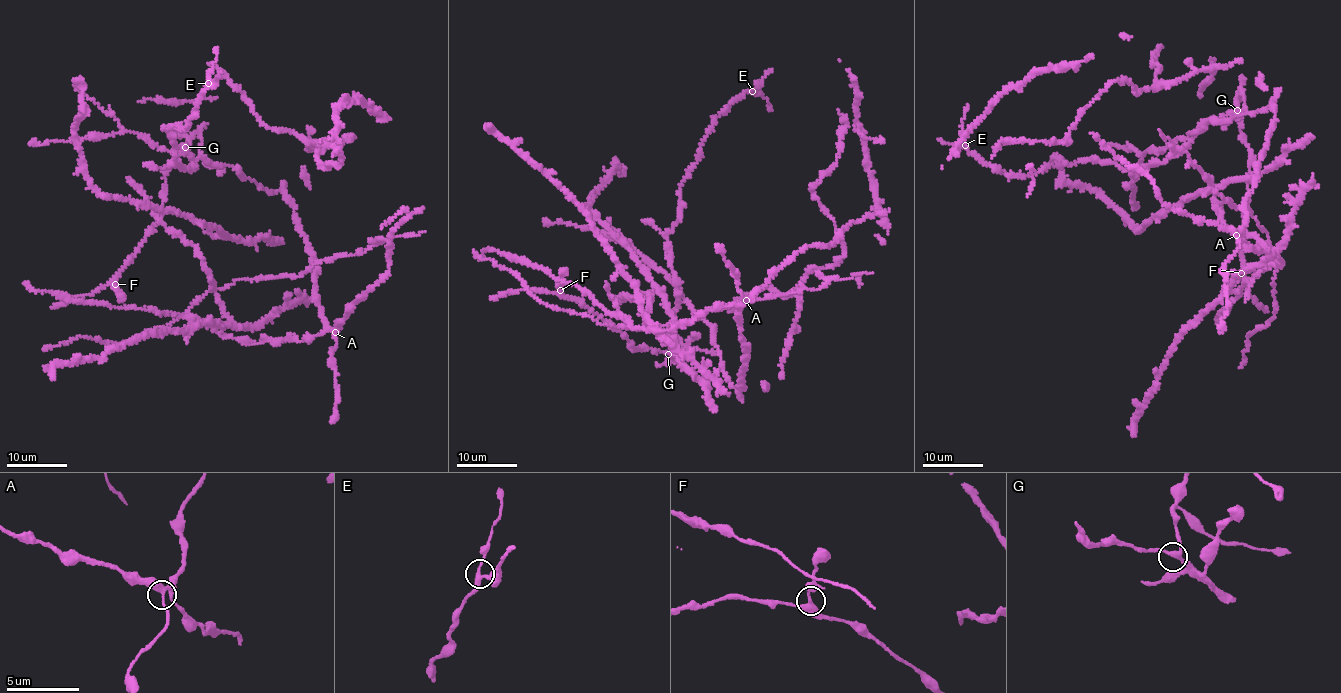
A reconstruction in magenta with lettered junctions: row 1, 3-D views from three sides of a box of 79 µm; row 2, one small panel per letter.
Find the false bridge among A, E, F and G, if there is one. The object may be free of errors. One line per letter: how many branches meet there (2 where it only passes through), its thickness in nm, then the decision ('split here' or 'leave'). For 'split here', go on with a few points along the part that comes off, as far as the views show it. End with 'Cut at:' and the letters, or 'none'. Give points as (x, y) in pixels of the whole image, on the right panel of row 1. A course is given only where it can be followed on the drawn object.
A: 3 branches meet; 320 nm thick; leave
E: 3 branches meet; 240 nm thick; leave
F: 3 branches meet; 280 nm thick; split here; foreign part runs (1241, 273), (1234, 286), (1223, 286)
G: 3 branches meet; 280 nm thick; leave
Cut at: F

